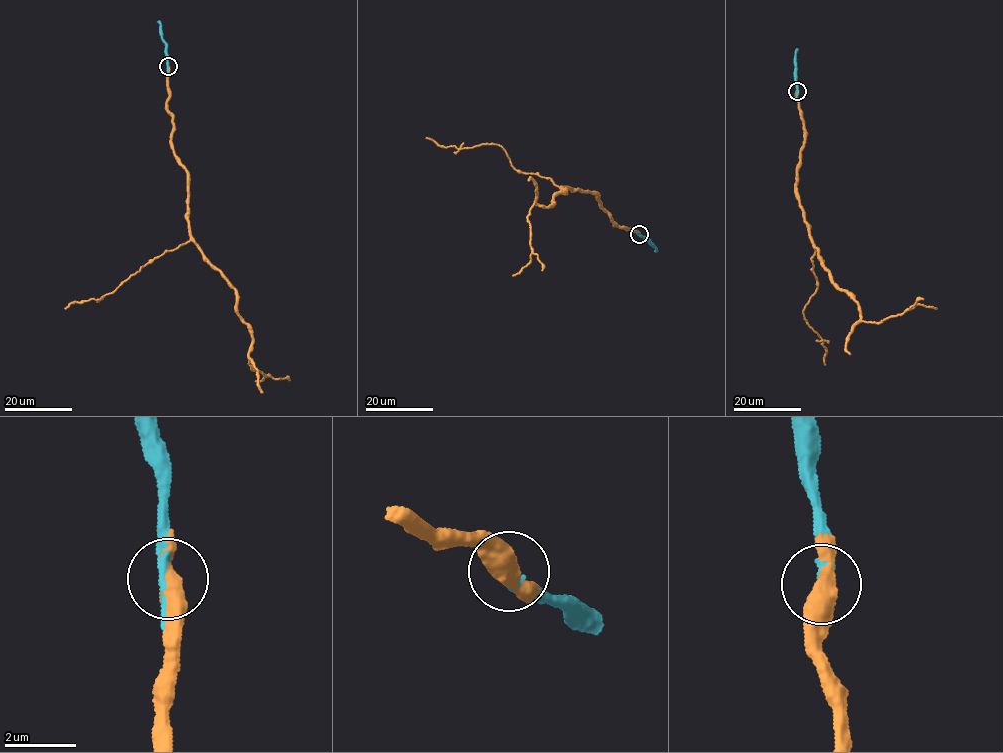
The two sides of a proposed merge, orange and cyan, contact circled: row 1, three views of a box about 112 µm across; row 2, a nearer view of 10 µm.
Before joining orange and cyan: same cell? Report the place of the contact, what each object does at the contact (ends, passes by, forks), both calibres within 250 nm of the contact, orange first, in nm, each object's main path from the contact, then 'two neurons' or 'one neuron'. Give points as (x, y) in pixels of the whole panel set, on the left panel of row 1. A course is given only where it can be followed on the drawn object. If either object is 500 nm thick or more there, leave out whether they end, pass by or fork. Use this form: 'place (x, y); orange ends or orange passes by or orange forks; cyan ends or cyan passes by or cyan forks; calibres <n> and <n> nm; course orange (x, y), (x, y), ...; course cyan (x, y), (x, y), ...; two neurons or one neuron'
place (168, 66); orange passes by; cyan passes by; calibres 440 and 200 nm; course orange (168, 66), (191, 239), (234, 289), (252, 339), (249, 363), (270, 376), (255, 381); course cyan (167, 66), (166, 43), (162, 38), (159, 21); one neuron

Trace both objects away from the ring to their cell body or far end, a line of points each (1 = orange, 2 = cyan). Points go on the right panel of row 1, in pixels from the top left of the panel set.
1: (796, 90), (804, 135), (796, 198), (831, 282), (856, 302), (864, 321), (882, 322), (917, 304), (936, 308)
2: (797, 91), (797, 48)

